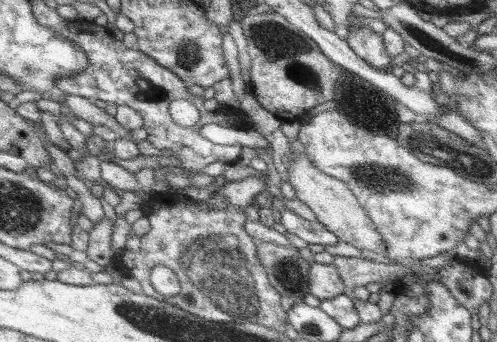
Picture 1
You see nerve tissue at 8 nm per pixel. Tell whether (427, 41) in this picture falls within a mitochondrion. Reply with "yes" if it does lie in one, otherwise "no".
no

